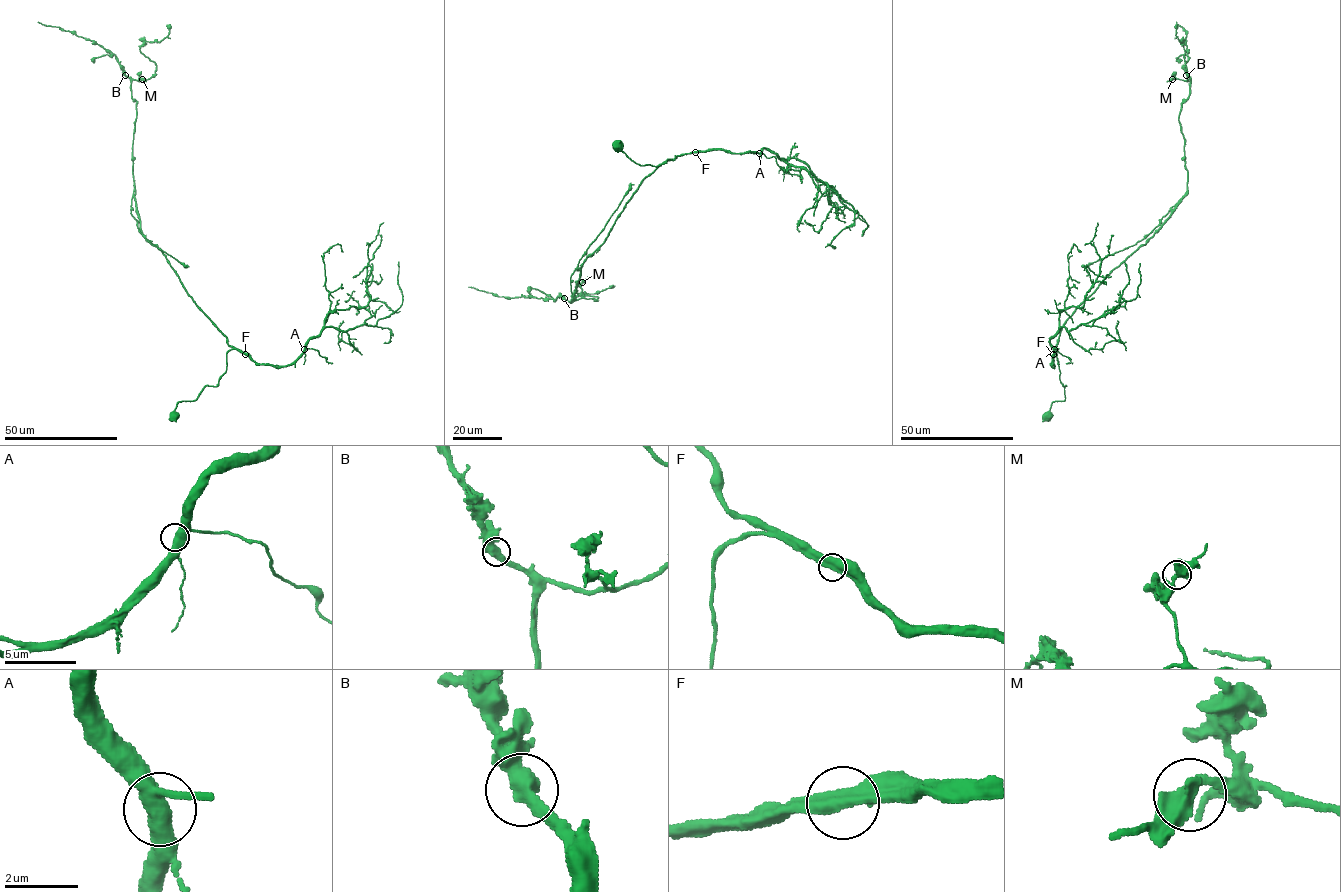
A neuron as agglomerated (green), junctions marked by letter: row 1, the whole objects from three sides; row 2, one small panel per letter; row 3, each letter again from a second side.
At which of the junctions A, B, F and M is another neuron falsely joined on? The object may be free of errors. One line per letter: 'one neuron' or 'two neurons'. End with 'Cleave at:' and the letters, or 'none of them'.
A: one neuron
B: one neuron
F: one neuron
M: one neuron
Cleave at: none of them

